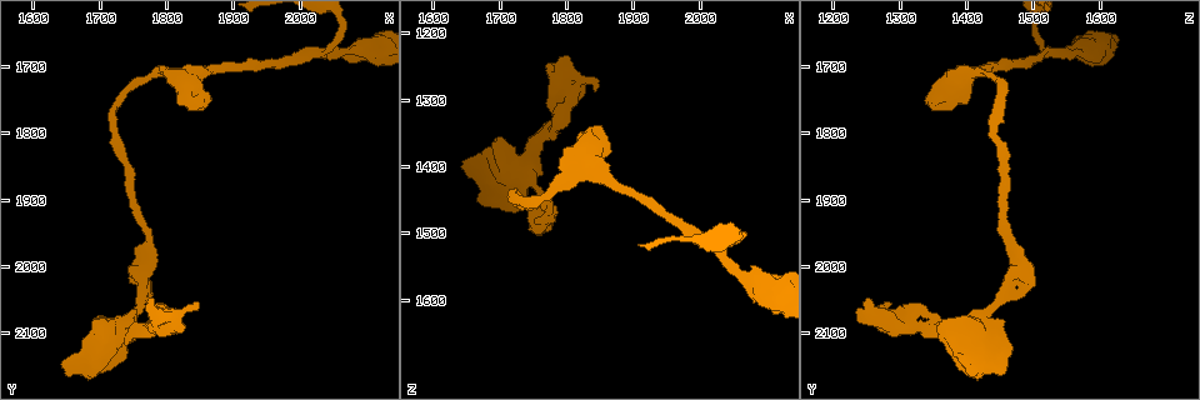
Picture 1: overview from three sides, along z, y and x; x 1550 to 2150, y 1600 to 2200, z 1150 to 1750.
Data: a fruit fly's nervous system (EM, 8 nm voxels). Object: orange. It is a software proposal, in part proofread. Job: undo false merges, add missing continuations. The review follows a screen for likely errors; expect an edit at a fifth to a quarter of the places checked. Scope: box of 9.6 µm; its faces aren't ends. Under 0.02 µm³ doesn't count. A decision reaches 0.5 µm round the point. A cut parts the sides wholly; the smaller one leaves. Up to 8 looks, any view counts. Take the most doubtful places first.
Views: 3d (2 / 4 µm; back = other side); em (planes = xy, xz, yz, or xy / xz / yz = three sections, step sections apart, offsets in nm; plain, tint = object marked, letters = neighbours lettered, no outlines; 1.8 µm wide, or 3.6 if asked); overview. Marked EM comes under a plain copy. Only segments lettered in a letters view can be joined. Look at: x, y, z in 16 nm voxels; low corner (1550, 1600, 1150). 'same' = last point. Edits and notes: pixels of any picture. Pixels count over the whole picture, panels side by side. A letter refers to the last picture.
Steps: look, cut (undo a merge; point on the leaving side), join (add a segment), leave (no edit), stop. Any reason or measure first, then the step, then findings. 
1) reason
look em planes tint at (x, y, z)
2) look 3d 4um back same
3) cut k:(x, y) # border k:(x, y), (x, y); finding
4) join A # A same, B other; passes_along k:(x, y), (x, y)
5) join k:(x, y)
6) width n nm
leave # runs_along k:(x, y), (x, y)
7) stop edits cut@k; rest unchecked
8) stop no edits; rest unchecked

branch stops here
look em planes letters at (1785, 2055, 1325)

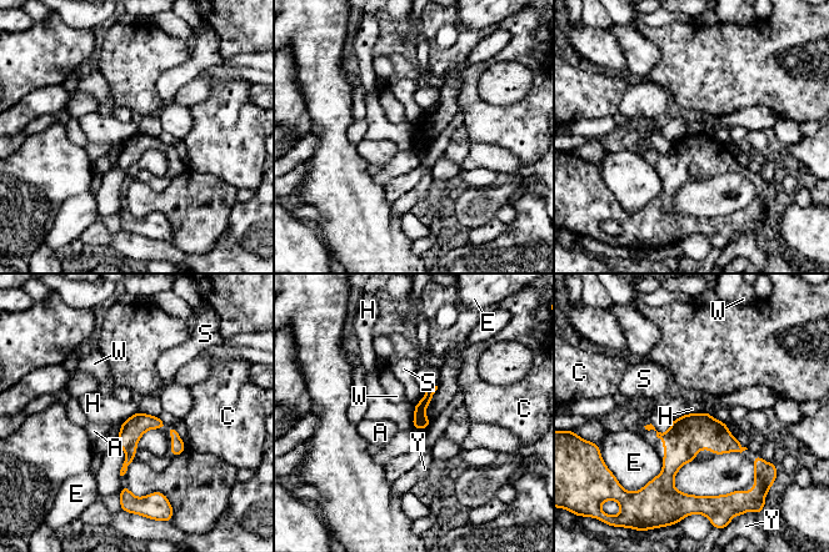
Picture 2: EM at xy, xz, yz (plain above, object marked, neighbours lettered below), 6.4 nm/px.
longest_contact E 200 nm
leave # A other, C other, E other, H other, S other, W other, Y other; border 2:(411, 406), (414, 409), (413, 427); no lettered segment goes on from it

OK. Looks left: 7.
three-way junction
look em planes letters at (2030, 1680, 1530)

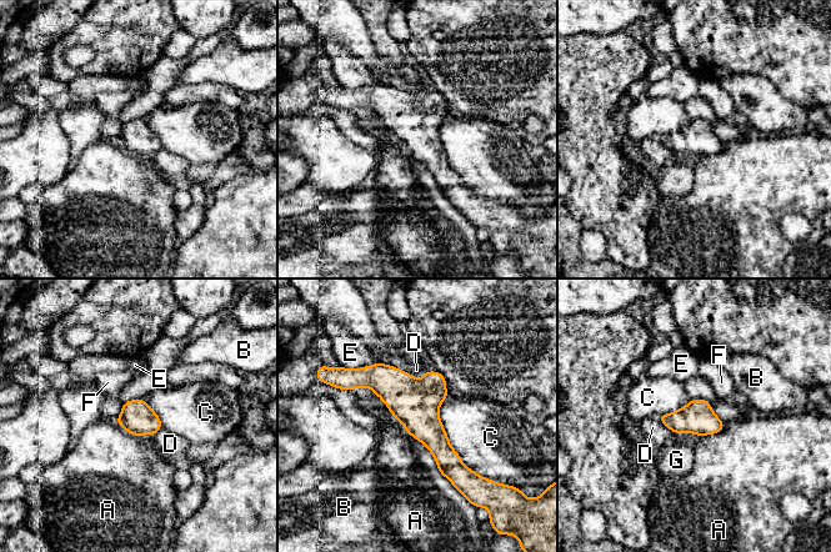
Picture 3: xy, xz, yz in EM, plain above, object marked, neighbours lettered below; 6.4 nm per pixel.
longest_contact C 550 nm
leave # A other, B other, C other, D other, E other, F other, G other; border 3:(446, 396), (449, 443), (481, 477); one neuron here

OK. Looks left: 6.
free end
look 3d 2um at (1765, 2045, 1475)

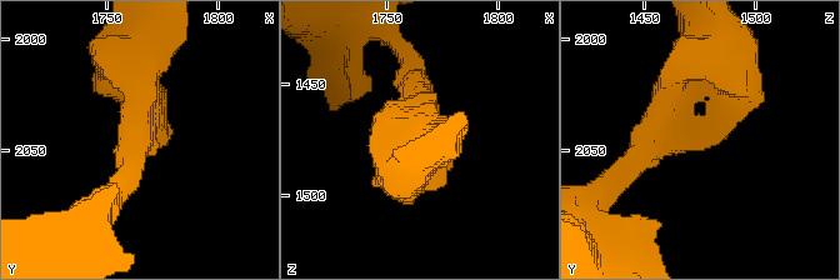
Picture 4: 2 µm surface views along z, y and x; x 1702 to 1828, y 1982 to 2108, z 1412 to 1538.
need the tissue
look em planes letters at (1770, 2048, 1477)

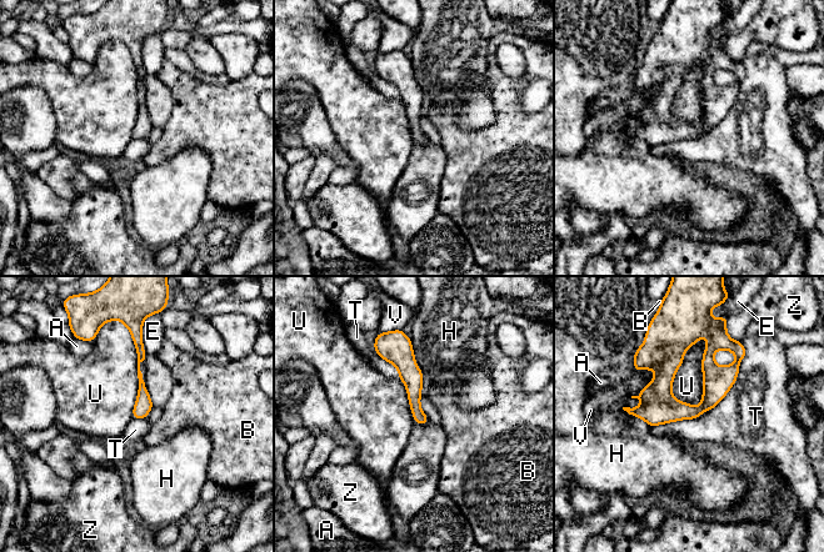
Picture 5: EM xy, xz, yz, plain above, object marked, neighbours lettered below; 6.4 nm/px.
leave # A other, B other, E other, H other, T other, U other, V other, Z other; border 5:(743, 344), (737, 380), (710, 410); no lettered segment goes on from it

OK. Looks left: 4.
sudden change in width
look em planes letters at (1670, 2150, 1405)

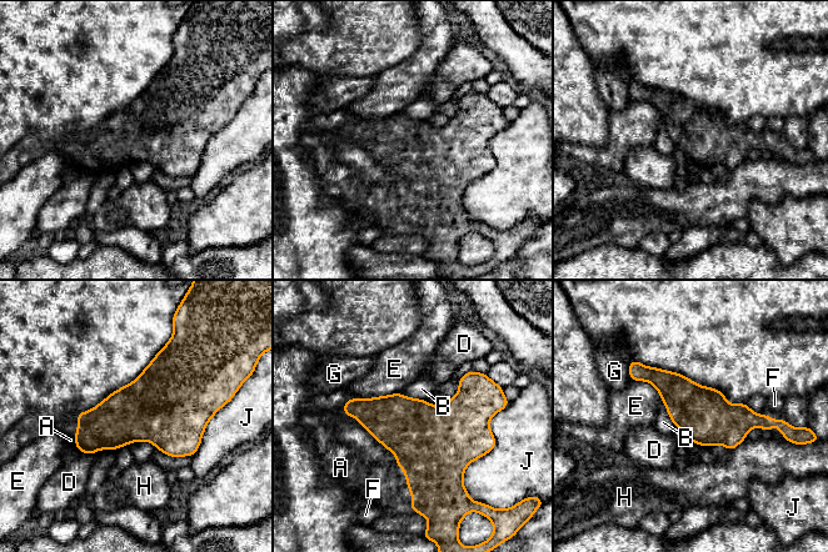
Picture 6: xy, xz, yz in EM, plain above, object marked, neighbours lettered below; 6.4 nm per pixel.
join A # A same, B other, D other, E other, F other, G other, H other, J other; the neuron continues

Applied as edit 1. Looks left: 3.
stop edits join@6; rest unchecked

